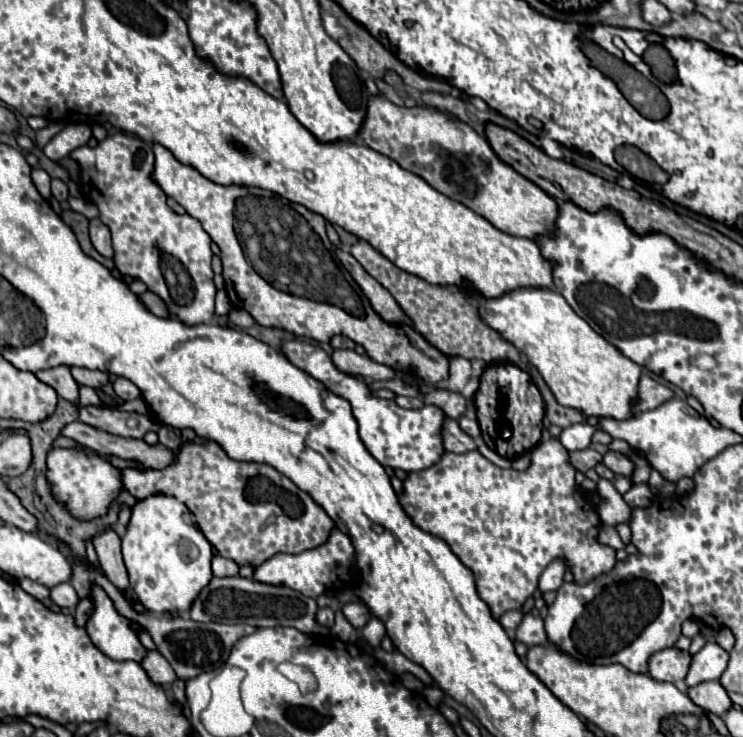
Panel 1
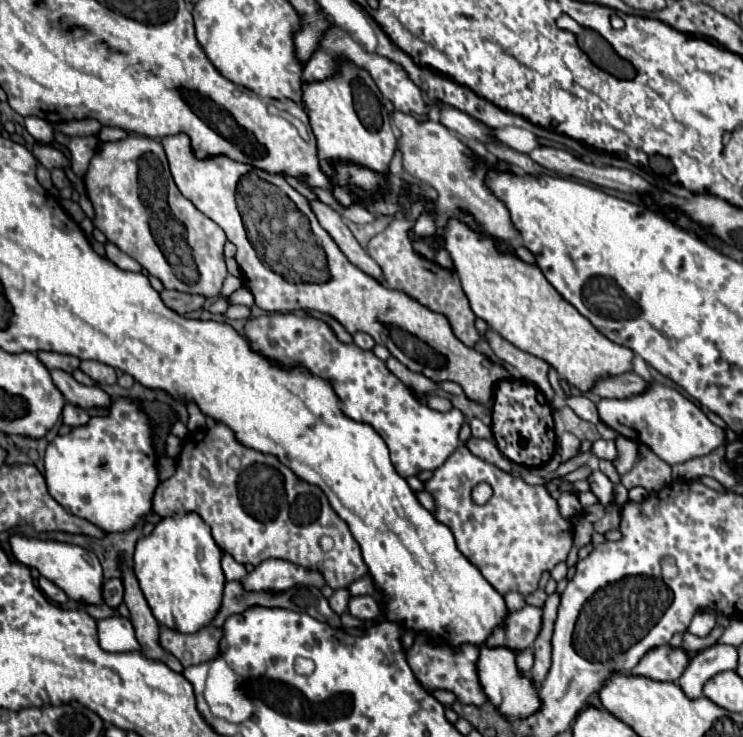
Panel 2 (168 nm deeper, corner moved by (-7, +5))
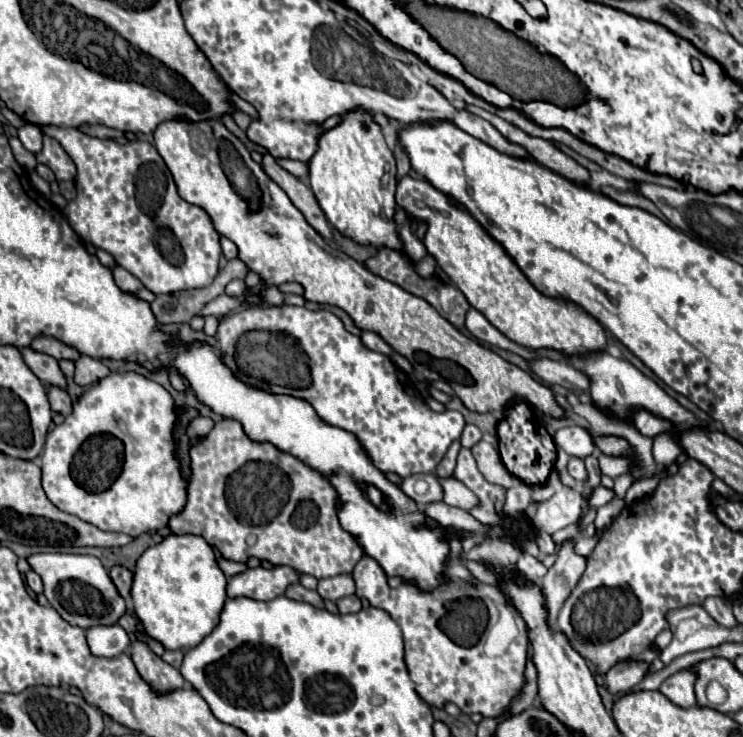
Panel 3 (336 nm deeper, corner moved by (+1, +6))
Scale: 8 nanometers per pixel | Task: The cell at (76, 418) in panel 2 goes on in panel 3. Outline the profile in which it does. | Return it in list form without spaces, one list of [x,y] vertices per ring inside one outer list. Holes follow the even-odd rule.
[[[47,386],[47,396],[49,396],[49,404],[51,404],[53,412],[59,412],[63,416],[69,416],[69,412],[73,412],[71,398],[65,390],[55,388],[55,386]]]

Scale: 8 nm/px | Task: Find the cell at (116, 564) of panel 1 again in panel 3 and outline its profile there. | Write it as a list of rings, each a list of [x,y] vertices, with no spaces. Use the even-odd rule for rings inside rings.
[[[135,640],[131,644],[131,660],[135,662],[135,668],[141,674],[141,678],[145,682],[149,682],[153,686],[153,690],[157,690],[157,692],[169,692],[169,690],[177,690],[177,688],[185,686],[185,680],[179,674],[179,670],[175,670],[173,666],[163,662],[141,640]]]

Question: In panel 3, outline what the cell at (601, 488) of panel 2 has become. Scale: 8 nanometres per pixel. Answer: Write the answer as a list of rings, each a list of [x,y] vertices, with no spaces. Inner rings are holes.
[[[571,456],[567,468],[569,468],[569,474],[571,474],[577,482],[585,482],[585,480],[587,480],[587,470],[585,470],[585,464],[583,464],[581,458],[573,458],[573,456]]]

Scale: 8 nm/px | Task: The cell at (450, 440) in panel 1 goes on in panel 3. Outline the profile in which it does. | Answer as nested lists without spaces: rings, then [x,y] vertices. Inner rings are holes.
[[[481,440],[477,442],[473,448],[471,448],[475,460],[477,460],[477,466],[479,466],[479,472],[483,474],[483,478],[491,484],[499,484],[503,488],[511,488],[513,482],[515,482],[515,476],[507,472],[507,468],[503,466],[501,462],[501,456],[497,452],[497,448],[493,448],[489,442]]]

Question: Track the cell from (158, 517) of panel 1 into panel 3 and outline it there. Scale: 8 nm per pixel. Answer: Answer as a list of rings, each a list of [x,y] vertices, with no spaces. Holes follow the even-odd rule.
[[[169,534],[163,542],[147,548],[133,572],[133,608],[145,632],[167,650],[197,646],[215,626],[225,604],[225,576],[217,566],[213,548],[193,534]]]

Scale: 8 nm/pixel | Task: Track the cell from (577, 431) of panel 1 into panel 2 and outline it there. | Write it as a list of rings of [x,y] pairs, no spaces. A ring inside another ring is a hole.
[[[649,381],[647,389],[639,395],[631,395],[627,399],[601,399],[597,403],[597,411],[601,421],[613,431],[637,443],[645,443],[659,459],[669,465],[703,457],[725,441],[723,429],[713,425],[693,401],[685,399],[679,391],[655,381]]]

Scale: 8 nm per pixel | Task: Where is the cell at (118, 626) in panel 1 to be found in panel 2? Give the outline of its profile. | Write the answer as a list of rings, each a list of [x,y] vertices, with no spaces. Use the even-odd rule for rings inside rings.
[[[109,617],[97,621],[99,629],[99,645],[109,653],[125,653],[139,651],[139,643],[135,639],[135,631],[129,619],[125,617]]]

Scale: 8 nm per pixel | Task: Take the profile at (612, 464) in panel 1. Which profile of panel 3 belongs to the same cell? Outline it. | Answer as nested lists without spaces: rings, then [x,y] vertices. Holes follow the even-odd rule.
[[[567,426],[557,430],[557,434],[553,436],[555,444],[561,446],[569,456],[577,456],[577,458],[585,458],[595,454],[597,446],[593,442],[593,436],[579,426]]]

